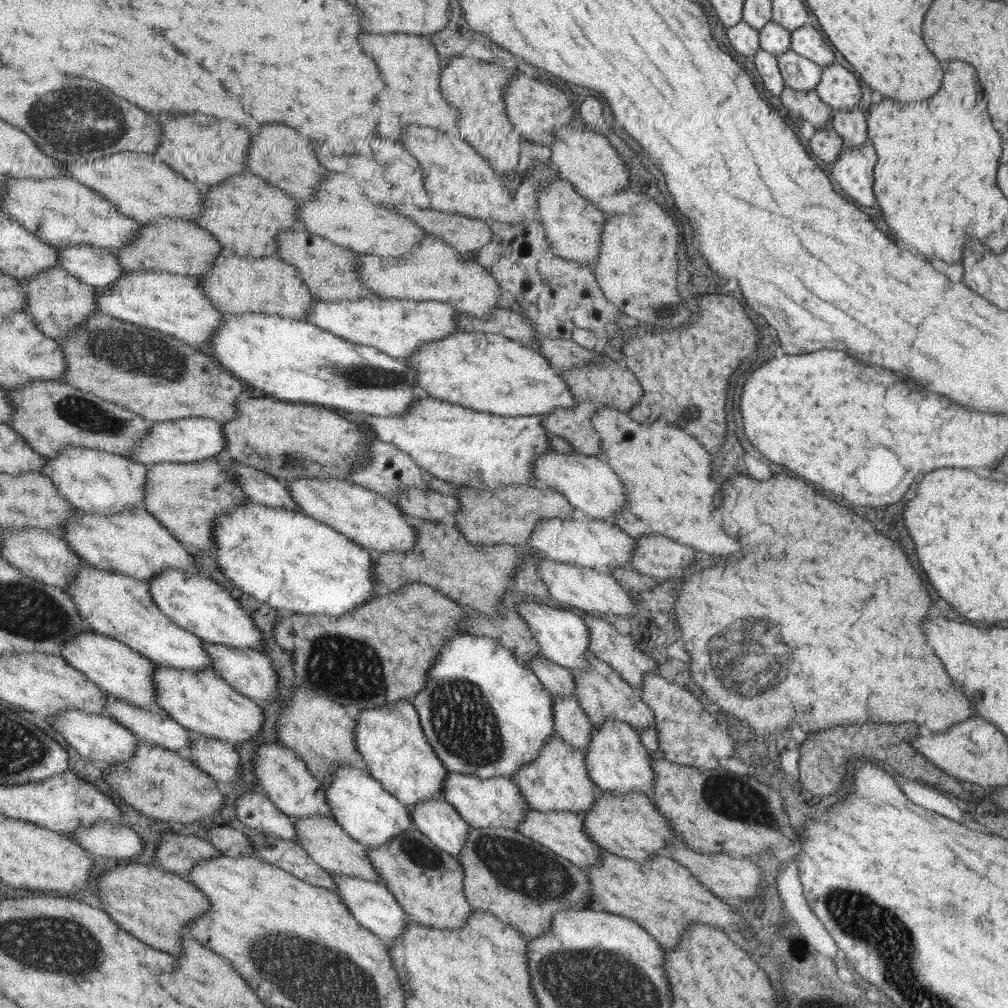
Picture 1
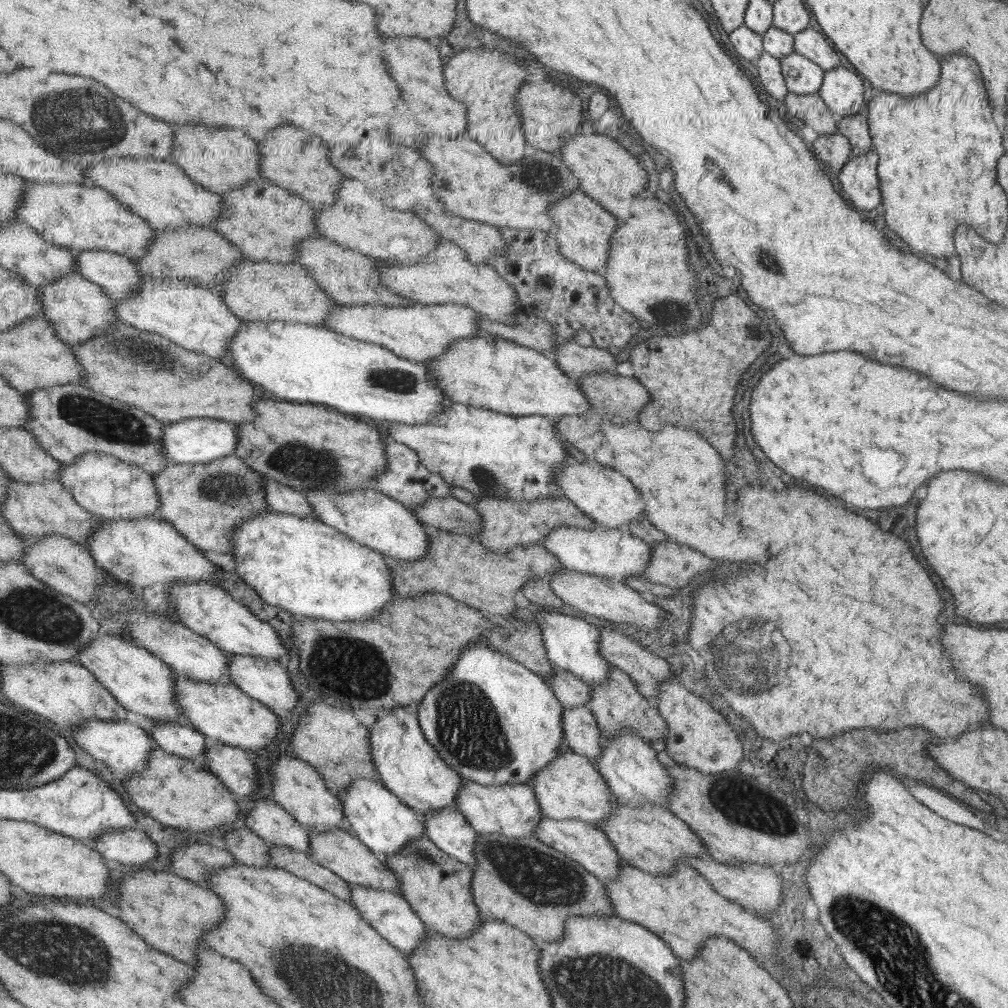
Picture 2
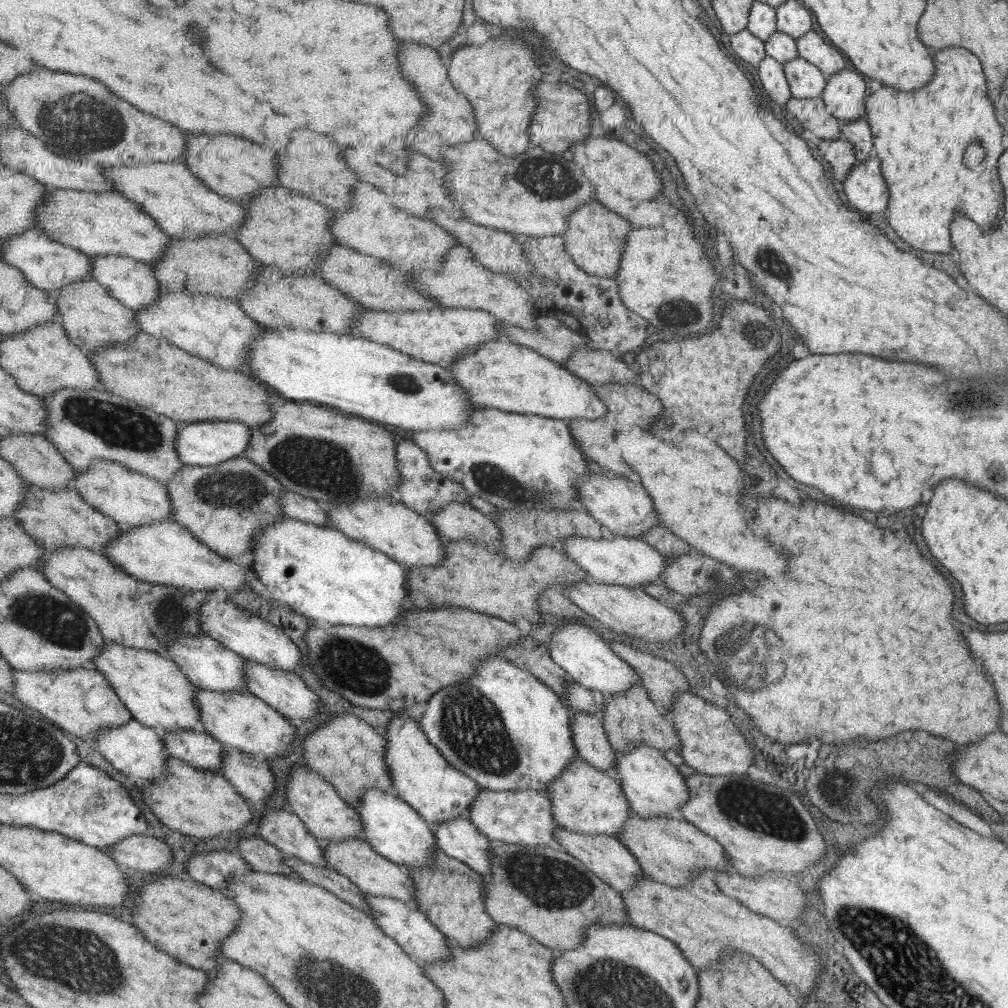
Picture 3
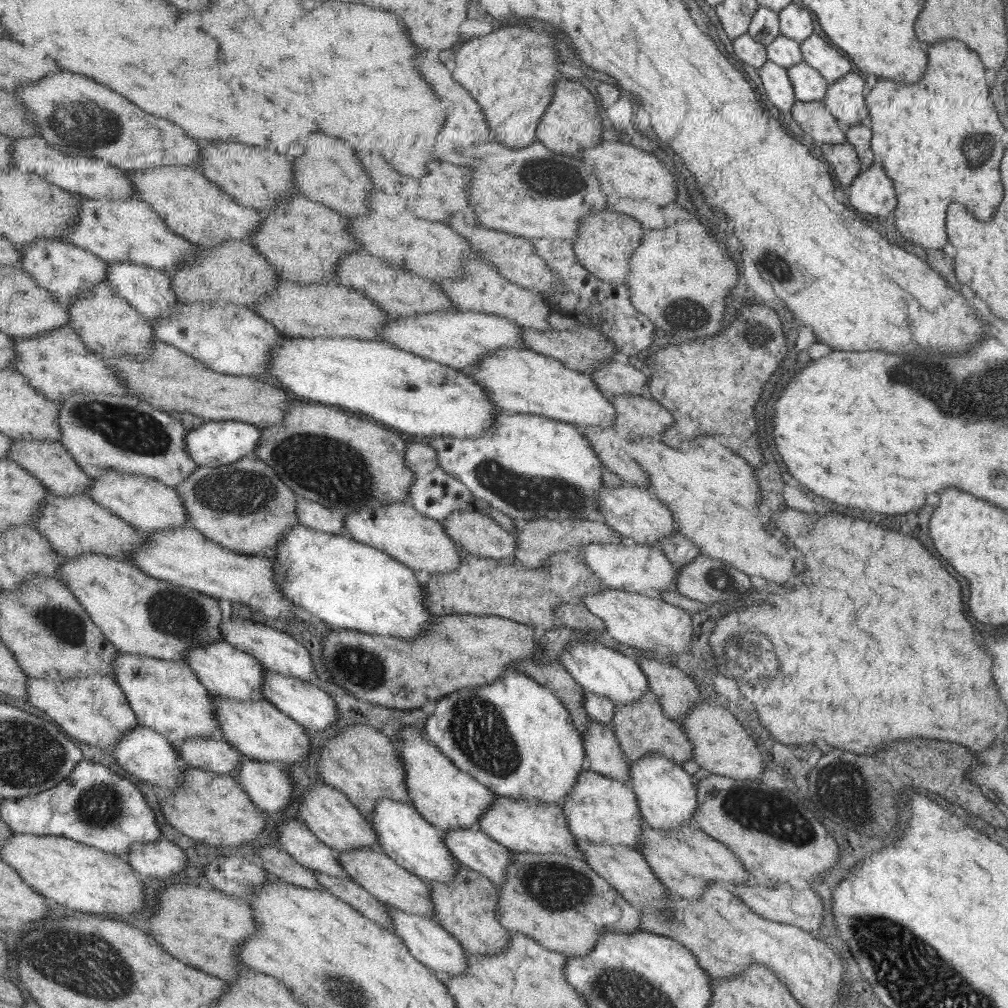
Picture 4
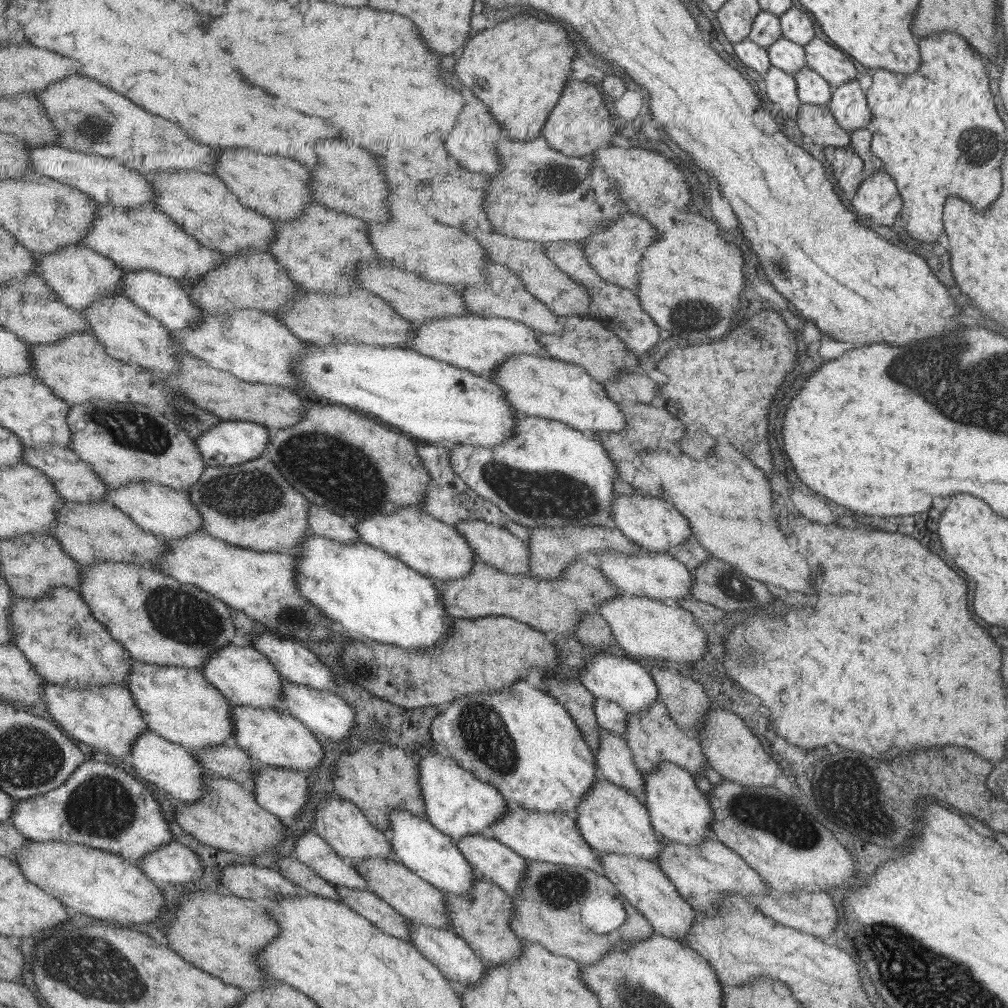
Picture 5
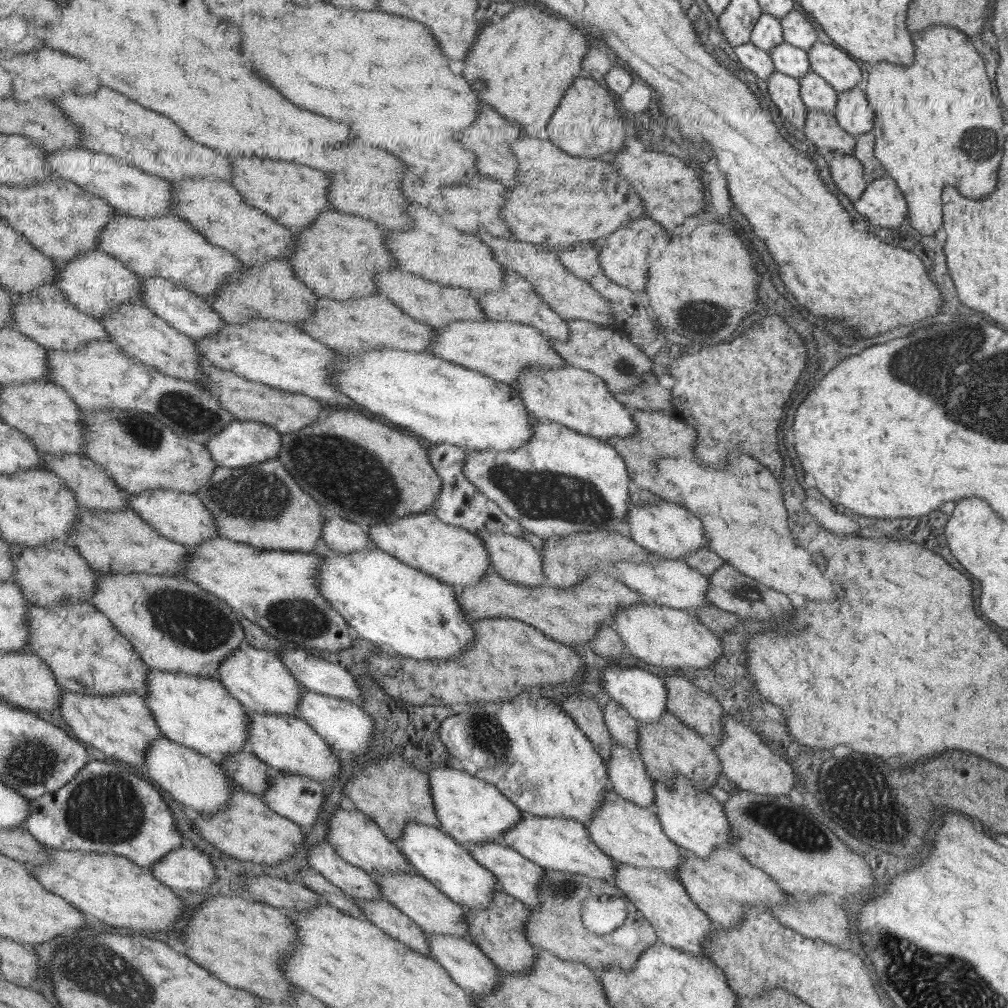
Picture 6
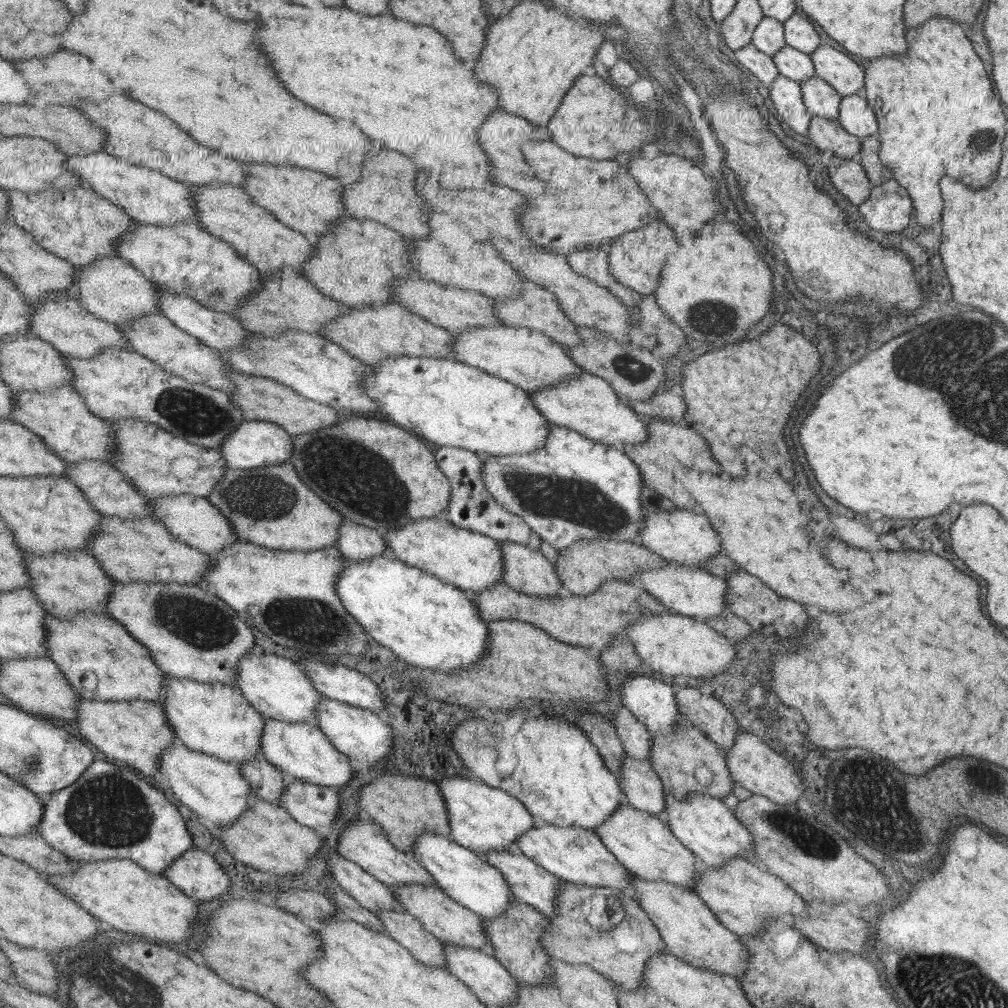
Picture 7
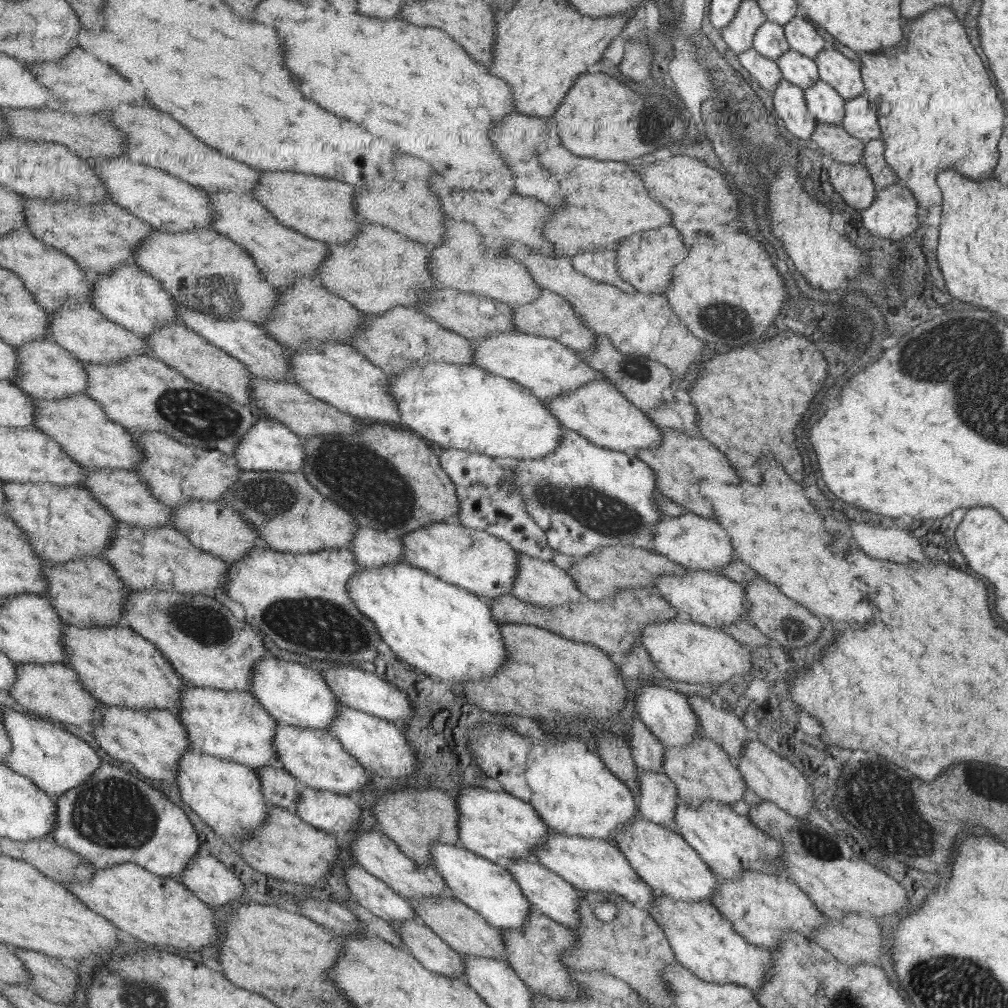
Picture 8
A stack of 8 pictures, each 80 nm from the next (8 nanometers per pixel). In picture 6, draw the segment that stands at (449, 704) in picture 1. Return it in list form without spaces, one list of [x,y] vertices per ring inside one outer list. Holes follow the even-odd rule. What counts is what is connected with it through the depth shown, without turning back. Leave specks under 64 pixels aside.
[[[523,690],[521,694],[511,700],[503,702],[482,702],[475,701],[474,704],[479,704],[479,714],[455,713],[449,718],[445,718],[439,723],[439,740],[443,742],[443,746],[447,748],[453,762],[462,768],[467,774],[473,775],[475,778],[482,781],[492,783],[505,795],[512,803],[516,804],[522,812],[528,812],[535,816],[548,816],[549,818],[568,818],[569,820],[579,820],[582,824],[586,824],[594,815],[597,808],[600,808],[605,800],[605,795],[609,791],[610,783],[608,780],[607,766],[604,760],[596,753],[596,749],[592,747],[591,740],[582,731],[572,718],[567,715],[560,707],[556,700],[541,697],[536,691]]]

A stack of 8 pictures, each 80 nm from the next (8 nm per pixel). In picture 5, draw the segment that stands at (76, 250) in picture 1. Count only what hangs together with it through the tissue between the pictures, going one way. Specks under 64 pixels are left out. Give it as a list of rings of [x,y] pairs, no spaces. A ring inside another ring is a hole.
[[[123,269],[122,283],[124,288],[121,294],[125,295],[132,303],[141,307],[149,316],[159,319],[169,330],[190,328],[200,322],[202,316],[201,306],[197,306],[188,295],[187,289],[178,279],[161,275],[148,269],[127,271]]]

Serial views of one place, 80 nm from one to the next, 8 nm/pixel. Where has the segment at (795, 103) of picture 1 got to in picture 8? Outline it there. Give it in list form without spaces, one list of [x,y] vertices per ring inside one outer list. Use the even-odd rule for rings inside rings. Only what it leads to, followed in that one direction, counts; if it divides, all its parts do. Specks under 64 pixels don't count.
[[[816,122],[811,142],[821,150],[827,150],[831,159],[841,164],[860,164],[864,142],[846,134],[841,126]]]

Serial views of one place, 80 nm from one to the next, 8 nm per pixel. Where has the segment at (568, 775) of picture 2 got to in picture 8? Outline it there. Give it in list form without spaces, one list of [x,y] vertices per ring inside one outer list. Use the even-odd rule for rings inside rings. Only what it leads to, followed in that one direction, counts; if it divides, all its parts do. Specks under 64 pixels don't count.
[[[638,812],[637,816],[614,830],[613,838],[613,845],[625,855],[640,878],[655,892],[669,894],[681,902],[712,902],[714,890],[720,886],[717,876],[676,831],[649,821]]]

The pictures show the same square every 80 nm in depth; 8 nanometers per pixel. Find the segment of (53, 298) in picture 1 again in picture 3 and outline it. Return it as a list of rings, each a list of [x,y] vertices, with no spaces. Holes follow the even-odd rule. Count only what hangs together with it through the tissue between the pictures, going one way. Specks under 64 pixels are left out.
[[[93,278],[62,286],[54,294],[54,303],[58,308],[57,321],[66,330],[69,340],[82,351],[92,352],[118,342],[130,342],[141,331],[134,309],[113,298],[108,288]]]

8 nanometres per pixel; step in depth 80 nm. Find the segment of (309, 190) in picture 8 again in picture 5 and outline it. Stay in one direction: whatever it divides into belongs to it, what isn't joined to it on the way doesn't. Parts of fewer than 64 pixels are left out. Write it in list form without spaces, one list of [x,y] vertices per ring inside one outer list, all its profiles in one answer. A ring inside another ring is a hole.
[[[219,150],[213,171],[211,174],[224,182],[227,190],[236,196],[241,205],[253,208],[273,221],[294,220],[309,203],[315,204],[311,192],[307,190],[312,178],[309,170],[289,158],[251,154],[245,150]]]

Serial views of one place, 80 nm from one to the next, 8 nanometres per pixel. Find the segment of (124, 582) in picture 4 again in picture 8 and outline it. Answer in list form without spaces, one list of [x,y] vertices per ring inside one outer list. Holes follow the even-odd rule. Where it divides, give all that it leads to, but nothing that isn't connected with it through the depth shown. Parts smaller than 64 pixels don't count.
[[[133,590],[128,593],[125,605],[121,607],[121,626],[127,626],[133,633],[139,634],[145,642],[155,645],[168,661],[168,665],[185,682],[192,686],[213,688],[215,690],[239,690],[245,692],[251,688],[252,668],[265,654],[263,642],[245,621],[239,622],[231,616],[228,608],[215,598],[204,594],[183,594],[174,590]]]

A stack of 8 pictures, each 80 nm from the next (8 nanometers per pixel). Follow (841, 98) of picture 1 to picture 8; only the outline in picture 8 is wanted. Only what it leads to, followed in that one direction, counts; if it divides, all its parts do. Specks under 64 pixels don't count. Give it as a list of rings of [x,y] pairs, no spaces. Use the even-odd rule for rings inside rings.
[[[865,94],[844,101],[841,128],[852,138],[857,138],[862,142],[880,139],[876,112],[869,108]]]

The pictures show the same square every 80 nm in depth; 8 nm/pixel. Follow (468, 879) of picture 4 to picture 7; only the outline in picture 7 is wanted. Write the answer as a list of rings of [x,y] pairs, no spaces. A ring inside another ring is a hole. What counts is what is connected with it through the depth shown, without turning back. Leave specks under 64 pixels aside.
[[[510,901],[510,906],[502,916],[483,918],[483,932],[490,942],[489,954],[495,957],[520,983],[542,984],[552,980],[550,973],[550,957],[542,947],[540,936],[544,928],[550,924],[547,918],[532,906],[518,901]]]

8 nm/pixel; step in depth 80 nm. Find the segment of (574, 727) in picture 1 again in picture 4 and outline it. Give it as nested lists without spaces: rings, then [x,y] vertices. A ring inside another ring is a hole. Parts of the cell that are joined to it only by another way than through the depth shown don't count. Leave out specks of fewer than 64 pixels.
[[[588,719],[586,729],[581,732],[581,738],[583,738],[584,753],[587,755],[586,768],[616,781],[626,780],[625,784],[627,784],[629,761],[624,758],[624,753],[620,750],[620,744],[611,726]]]

